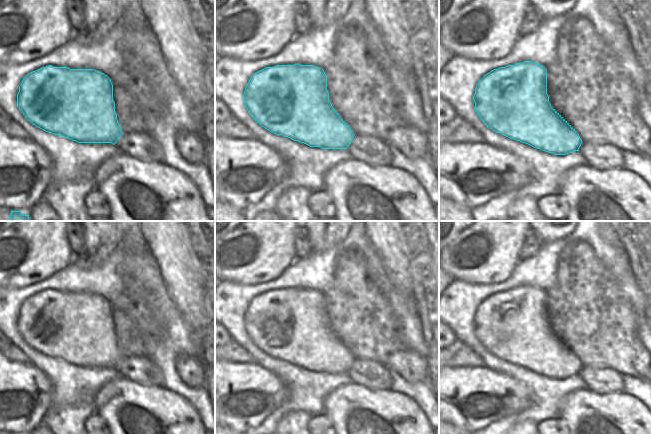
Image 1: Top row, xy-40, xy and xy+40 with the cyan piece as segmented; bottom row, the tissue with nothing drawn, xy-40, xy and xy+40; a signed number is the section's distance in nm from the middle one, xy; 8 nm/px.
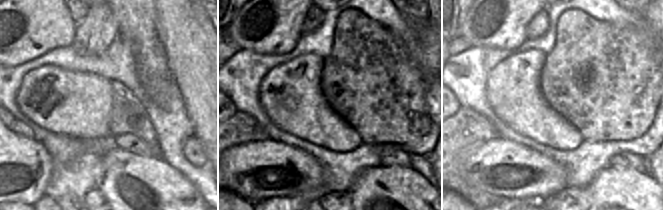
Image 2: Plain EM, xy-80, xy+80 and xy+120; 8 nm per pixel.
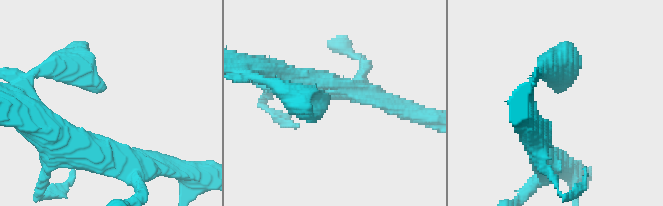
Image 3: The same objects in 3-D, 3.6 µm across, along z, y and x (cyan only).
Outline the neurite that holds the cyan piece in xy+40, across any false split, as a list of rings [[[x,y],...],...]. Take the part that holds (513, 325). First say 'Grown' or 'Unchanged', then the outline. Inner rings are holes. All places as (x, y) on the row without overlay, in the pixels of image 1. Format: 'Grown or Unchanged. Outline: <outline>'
Unchanged. Outline: [[[524,285],[490,295],[479,304],[473,324],[475,336],[483,347],[496,357],[510,363],[554,379],[566,379],[579,375],[583,367],[577,355],[551,330],[547,318],[547,294],[538,287]]]

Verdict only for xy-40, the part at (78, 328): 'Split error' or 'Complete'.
Complete.

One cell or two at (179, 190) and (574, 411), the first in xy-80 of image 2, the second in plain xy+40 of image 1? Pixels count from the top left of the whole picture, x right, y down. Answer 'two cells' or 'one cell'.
one cell

